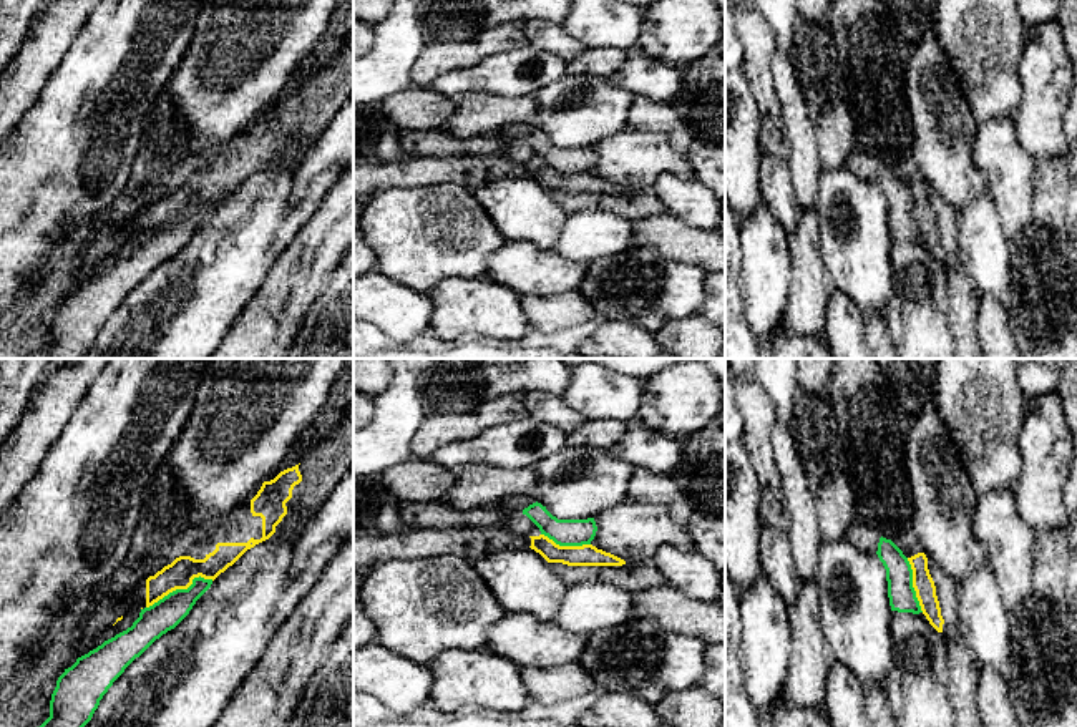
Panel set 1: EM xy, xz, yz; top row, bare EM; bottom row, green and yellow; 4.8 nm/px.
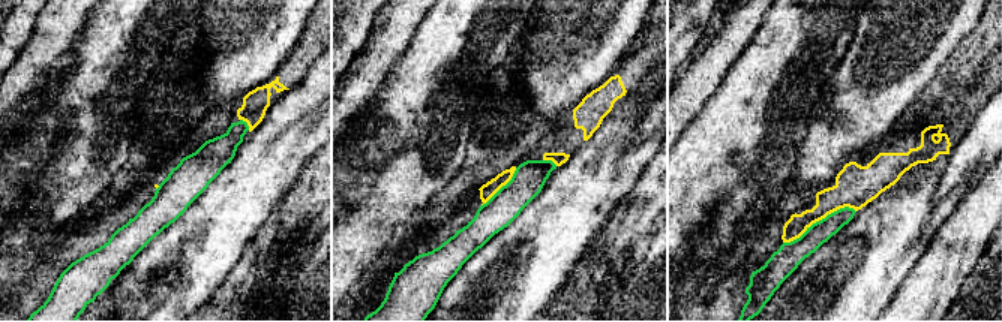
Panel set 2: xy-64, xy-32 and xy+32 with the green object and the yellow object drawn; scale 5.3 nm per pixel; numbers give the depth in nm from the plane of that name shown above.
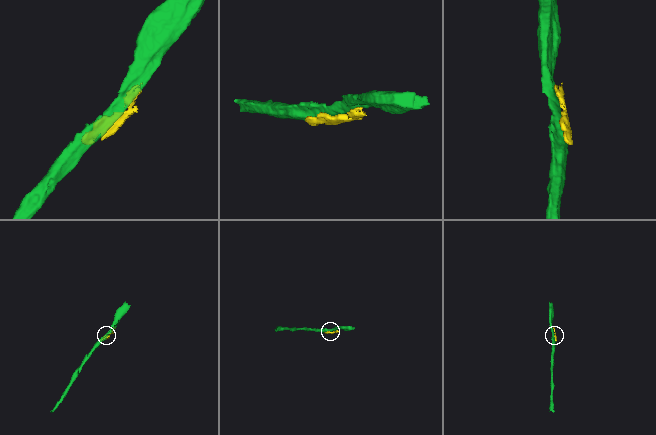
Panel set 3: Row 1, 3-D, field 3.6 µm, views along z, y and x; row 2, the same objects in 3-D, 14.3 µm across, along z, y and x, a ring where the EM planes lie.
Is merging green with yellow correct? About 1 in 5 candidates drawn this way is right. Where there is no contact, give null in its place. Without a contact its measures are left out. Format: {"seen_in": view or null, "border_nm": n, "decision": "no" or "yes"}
{"seen_in": "xy", "border_nm": 360, "decision": "no"}

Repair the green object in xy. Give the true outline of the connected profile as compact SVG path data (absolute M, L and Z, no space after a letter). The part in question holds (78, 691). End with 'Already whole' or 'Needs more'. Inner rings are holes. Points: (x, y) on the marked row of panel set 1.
M194 578L188 589L176 589L141 609L131 627L78 657L58 677L50 717L40 727L85 727L124 669L156 639L174 629L211 584L212 579Z. Already whole

